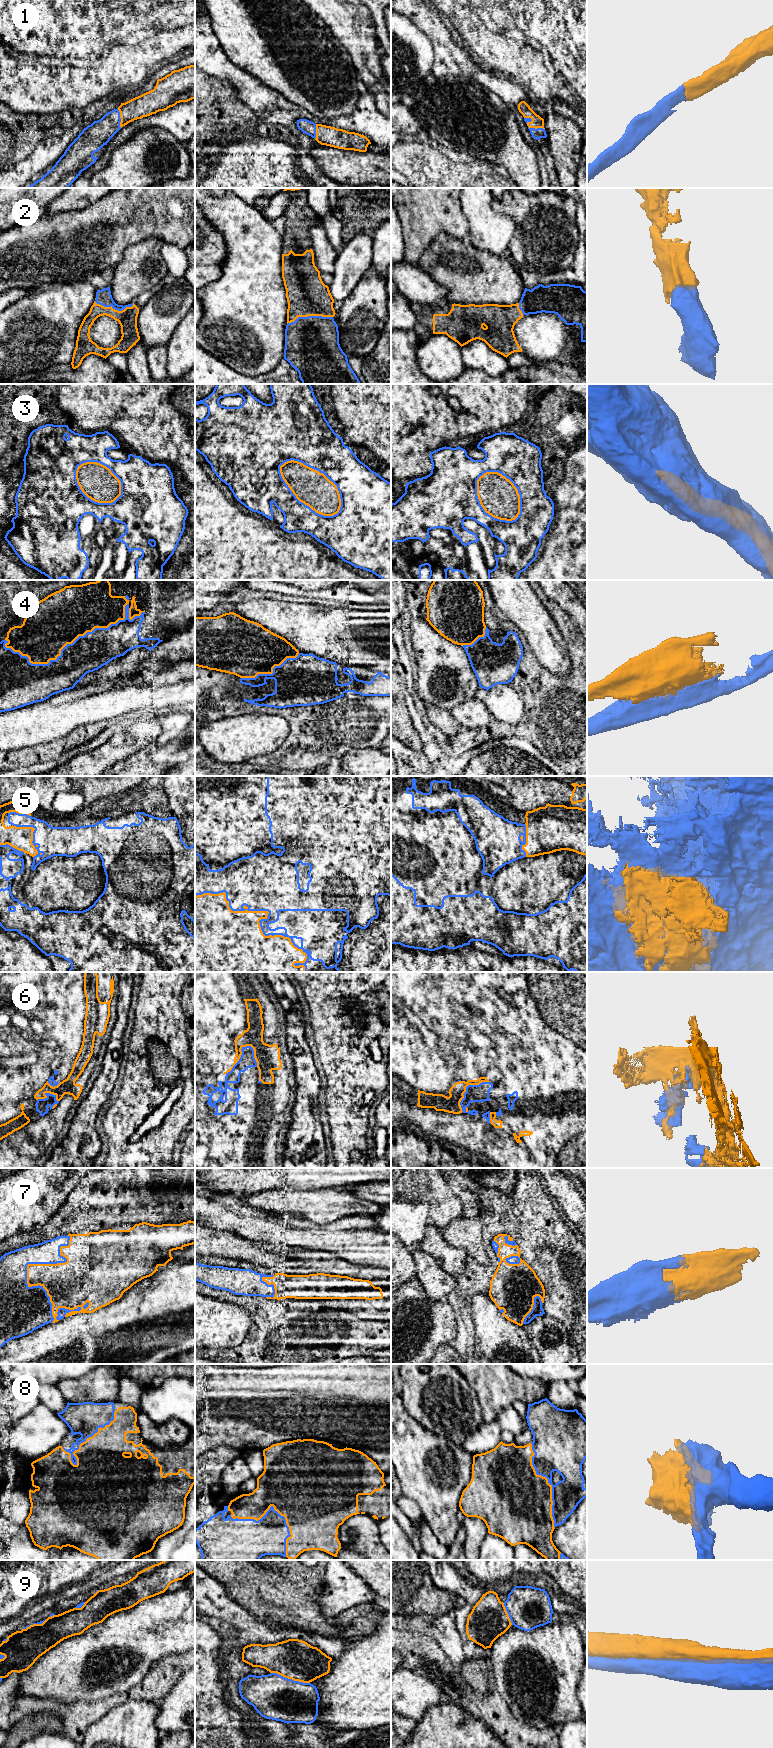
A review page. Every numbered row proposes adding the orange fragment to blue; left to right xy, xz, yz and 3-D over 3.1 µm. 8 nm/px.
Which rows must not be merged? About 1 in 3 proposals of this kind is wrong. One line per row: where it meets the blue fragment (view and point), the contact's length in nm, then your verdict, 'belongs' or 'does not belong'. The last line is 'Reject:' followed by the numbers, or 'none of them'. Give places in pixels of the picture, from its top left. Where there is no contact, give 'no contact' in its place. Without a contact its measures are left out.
1: meets blue in xy at (120, 118); contact 160 nm long; belongs
2: meets blue in xz at (309, 316); contact 380 nm long; belongs
3: meets blue in xz at (301, 502); contact 600 nm long; belongs
4: meets blue in xy at (69, 644); contact 1050 nm long; does not belong
5: meets blue in xz at (268, 914); contact 1050 nm long; does not belong
6: meets blue in xz at (240, 1058); contact 300 nm long; does not belong
7: meets blue in xy at (27, 1264); contact 700 nm long; belongs
8: meets blue in xz at (276, 1511); contact 550 nm long; belongs
9: meets blue in xz at (290, 1679); contact 320 nm long; does not belong
Reject: 4, 5, 6, 9

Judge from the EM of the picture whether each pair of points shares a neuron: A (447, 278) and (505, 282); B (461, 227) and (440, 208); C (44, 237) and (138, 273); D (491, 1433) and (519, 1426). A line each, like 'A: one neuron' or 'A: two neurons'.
A: one neuron
B: one neuron
C: two neurons
D: one neuron

